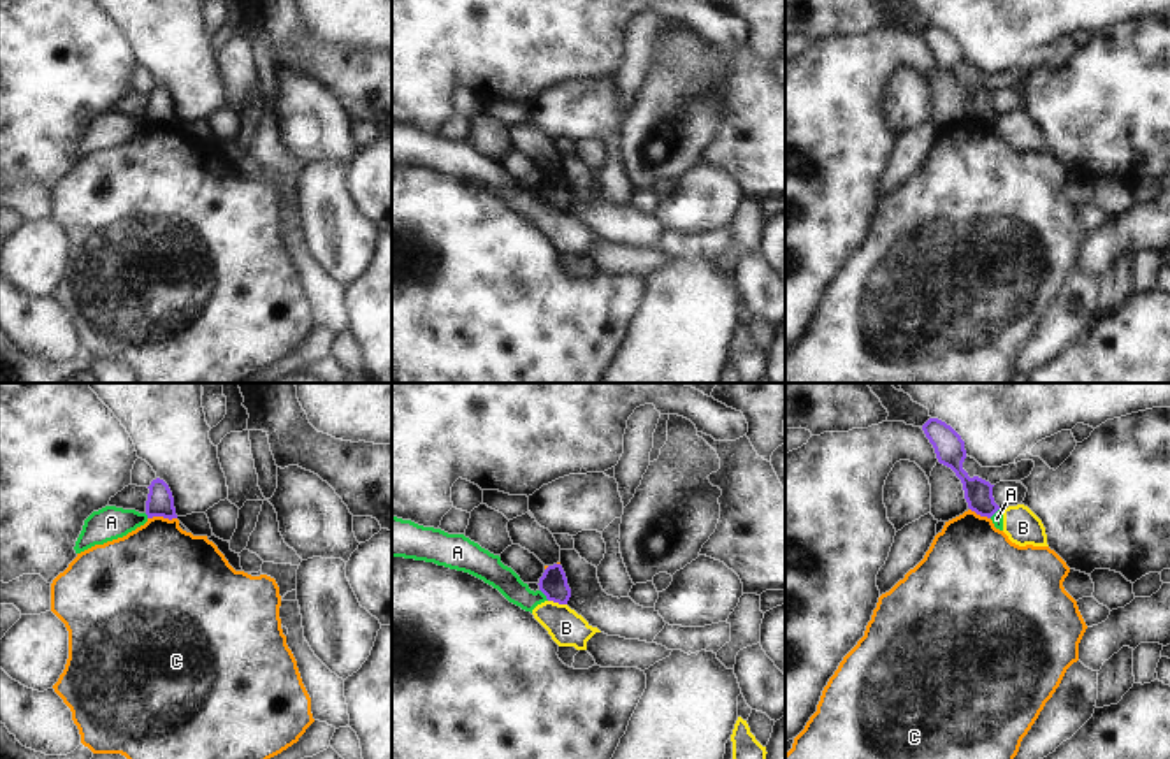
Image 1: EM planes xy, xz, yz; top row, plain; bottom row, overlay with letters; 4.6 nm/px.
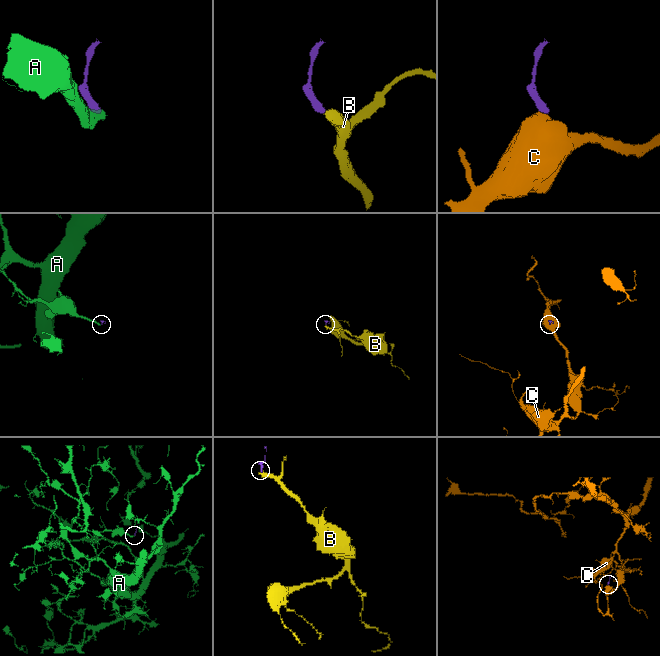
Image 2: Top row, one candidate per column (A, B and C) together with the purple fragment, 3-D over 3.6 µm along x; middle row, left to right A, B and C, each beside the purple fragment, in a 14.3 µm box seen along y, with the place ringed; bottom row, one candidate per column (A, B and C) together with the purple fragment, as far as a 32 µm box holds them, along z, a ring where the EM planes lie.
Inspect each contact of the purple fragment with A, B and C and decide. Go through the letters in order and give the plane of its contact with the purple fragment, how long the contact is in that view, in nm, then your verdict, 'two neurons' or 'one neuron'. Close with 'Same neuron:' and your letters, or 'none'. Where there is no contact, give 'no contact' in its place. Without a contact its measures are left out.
A: xz | 70 nm | two neurons
B: xz | 90 nm | two neurons
C: xy | 140 nm | two neurons
Same neuron: none

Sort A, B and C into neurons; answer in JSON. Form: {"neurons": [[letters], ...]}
{"neurons": [["A", "B"], ["C"]]}

